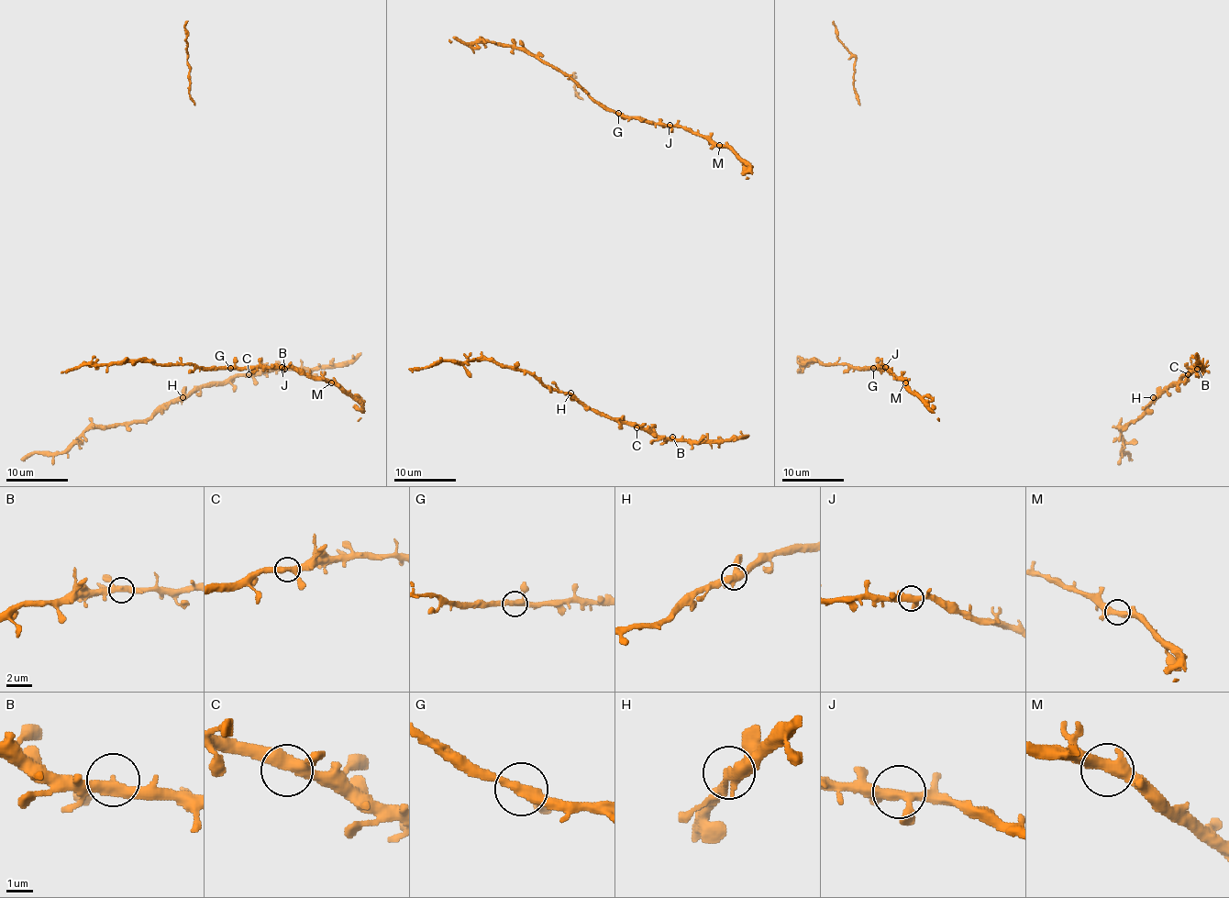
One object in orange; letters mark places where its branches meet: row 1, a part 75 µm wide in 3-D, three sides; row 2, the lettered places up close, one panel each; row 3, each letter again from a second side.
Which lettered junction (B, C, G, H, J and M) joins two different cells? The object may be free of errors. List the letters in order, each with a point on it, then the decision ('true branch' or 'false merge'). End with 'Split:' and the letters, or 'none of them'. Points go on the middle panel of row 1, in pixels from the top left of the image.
B: at (672, 437); true branch
C: at (636, 427); true branch
G: at (618, 113); true branch
H: at (570, 393); true branch
J: at (669, 125); true branch
M: at (719, 145); true branch
Split: none of them

